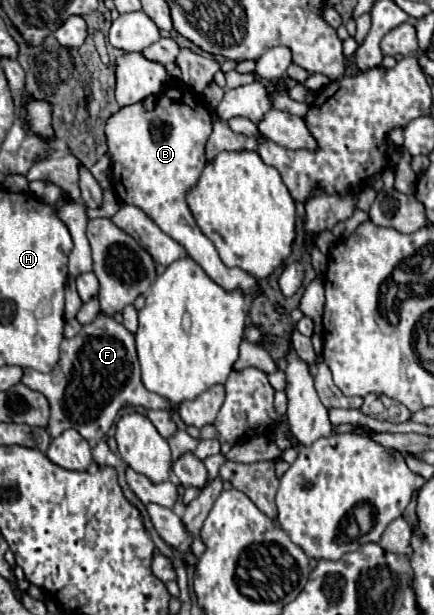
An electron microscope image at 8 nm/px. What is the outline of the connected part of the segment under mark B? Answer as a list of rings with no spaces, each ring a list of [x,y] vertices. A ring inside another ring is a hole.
[[[170,83],[158,97],[152,109],[146,109],[142,101],[136,105],[124,105],[112,113],[106,121],[104,135],[112,161],[112,187],[120,201],[140,207],[160,229],[180,243],[188,257],[192,257],[206,275],[220,287],[232,291],[242,289],[248,295],[258,291],[258,281],[238,267],[226,267],[218,257],[212,241],[196,225],[188,203],[186,191],[196,185],[206,165],[206,143],[212,133],[214,115],[206,101],[192,93],[186,85]]]

